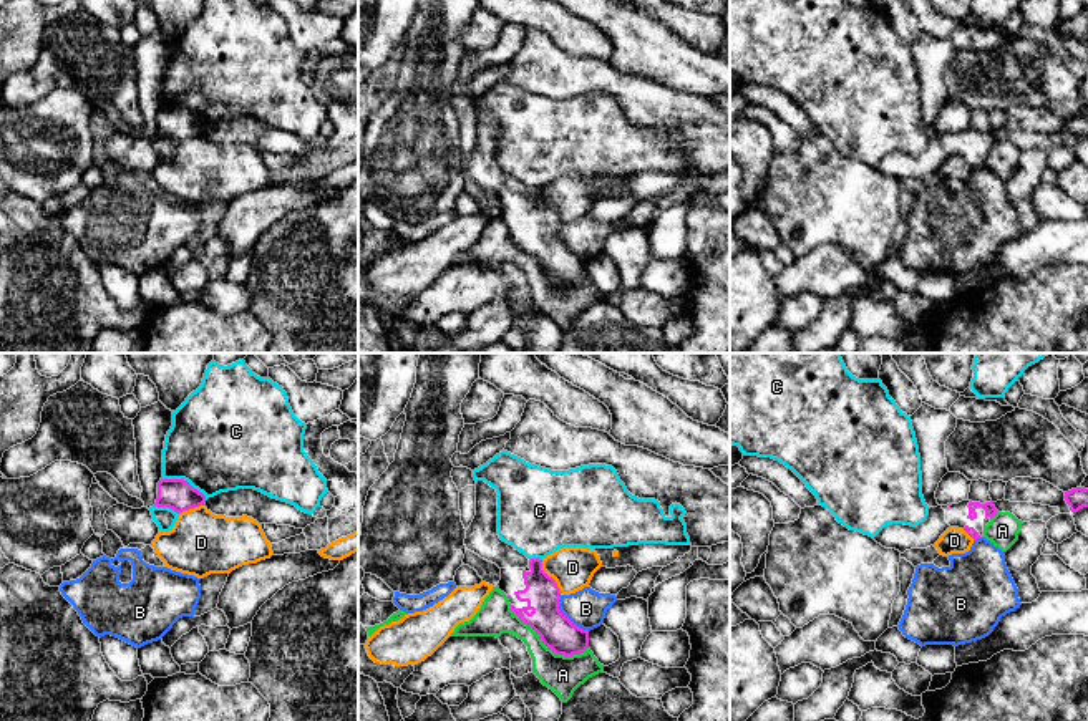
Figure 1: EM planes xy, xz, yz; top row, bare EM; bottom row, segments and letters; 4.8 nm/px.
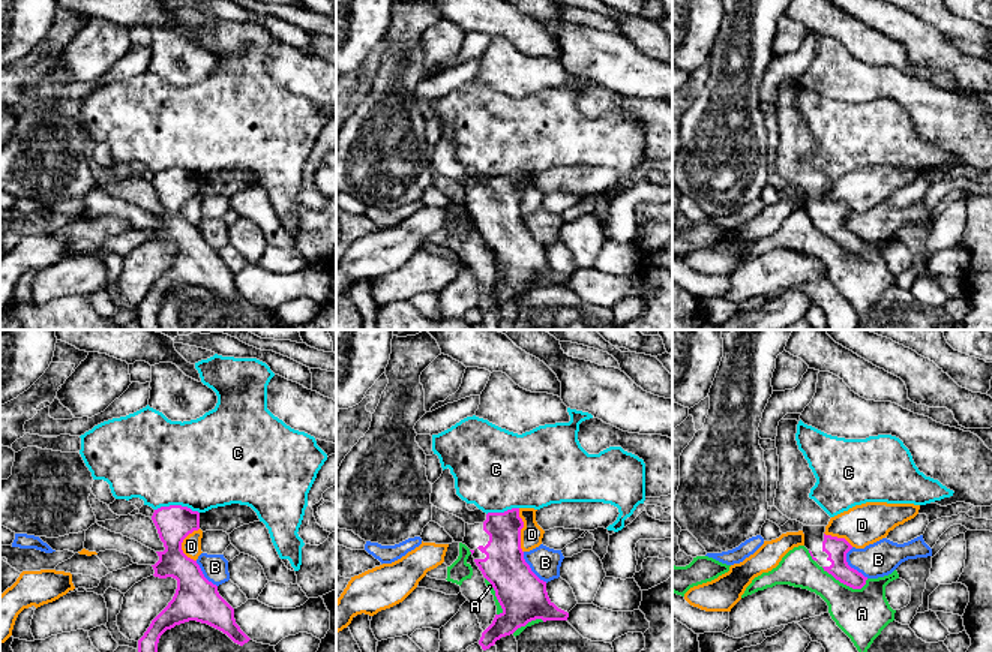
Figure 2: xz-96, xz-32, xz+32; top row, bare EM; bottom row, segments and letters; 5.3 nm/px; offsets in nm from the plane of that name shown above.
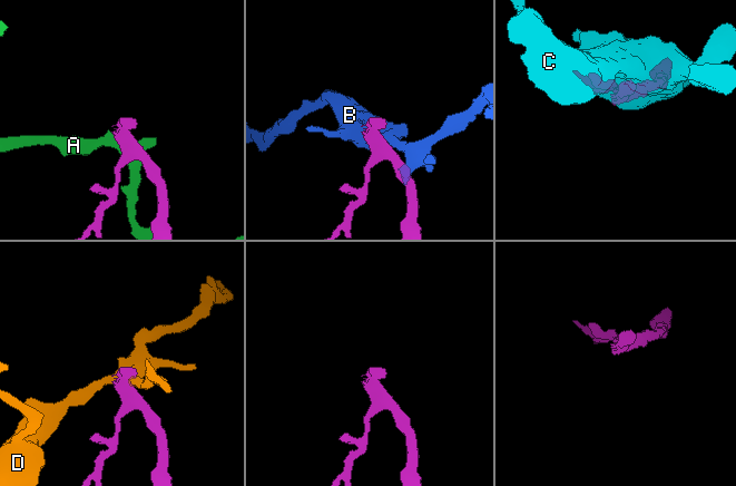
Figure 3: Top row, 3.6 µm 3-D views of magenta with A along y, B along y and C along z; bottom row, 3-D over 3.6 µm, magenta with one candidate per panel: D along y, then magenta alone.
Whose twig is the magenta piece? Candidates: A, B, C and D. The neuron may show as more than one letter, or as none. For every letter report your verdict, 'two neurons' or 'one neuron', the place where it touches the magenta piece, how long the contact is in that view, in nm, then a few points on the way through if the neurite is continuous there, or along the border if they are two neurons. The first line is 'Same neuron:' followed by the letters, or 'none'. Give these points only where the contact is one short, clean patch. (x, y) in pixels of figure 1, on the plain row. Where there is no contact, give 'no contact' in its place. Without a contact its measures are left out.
Same neuron: none
A: two neurons; contact xz (548, 275); length 440 nm
B: two neurons; contact xz (566, 246); length 240 nm
C: two neurons; contact xy (186, 110); length 240 nm; border xy (161, 106), (186, 108), (204, 125), (204, 131)
D: two neurons; contact xz (551, 206); length 190 nm

